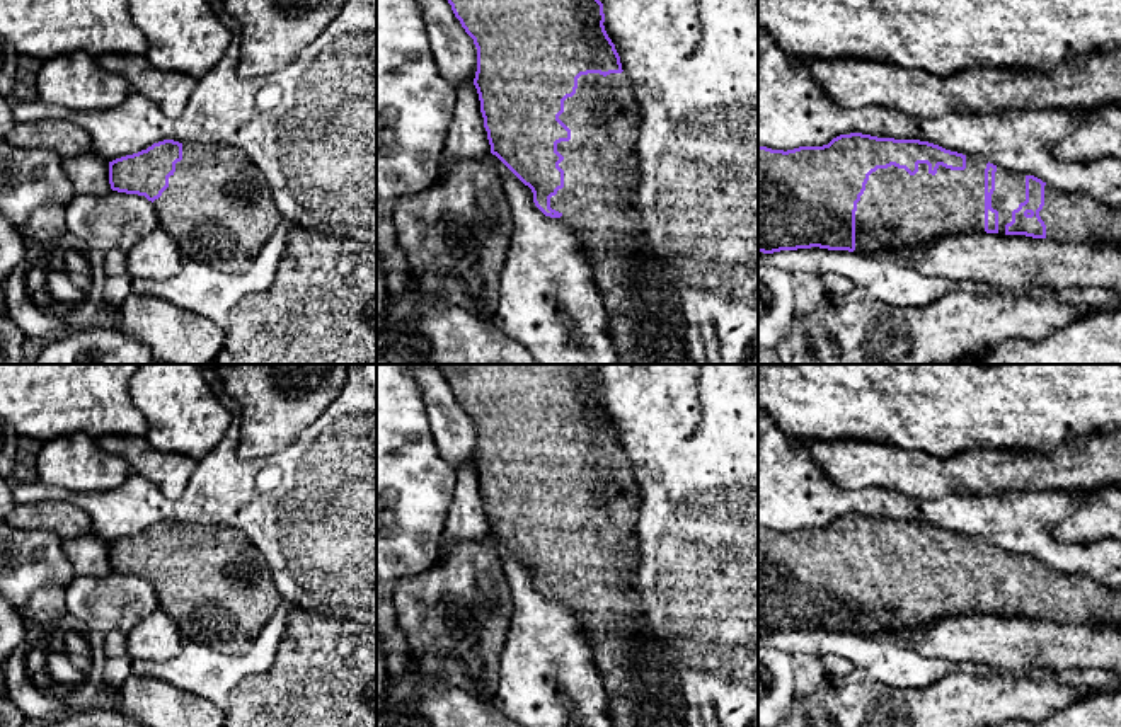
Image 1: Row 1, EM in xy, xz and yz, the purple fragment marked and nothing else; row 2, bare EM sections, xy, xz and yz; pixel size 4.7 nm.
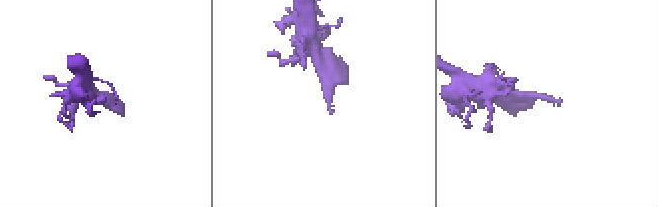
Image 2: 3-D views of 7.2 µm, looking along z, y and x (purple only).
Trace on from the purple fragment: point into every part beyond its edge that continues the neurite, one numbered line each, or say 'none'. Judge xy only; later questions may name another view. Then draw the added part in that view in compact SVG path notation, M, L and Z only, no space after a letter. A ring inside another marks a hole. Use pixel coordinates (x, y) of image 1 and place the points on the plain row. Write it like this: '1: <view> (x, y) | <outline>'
1: xy (218, 589) | M182 524L182 541L175 545L169 569L153 582L153 587L158 610L172 616L187 644L199 642L225 655L245 654L279 606L266 557L244 531L221 524Z

